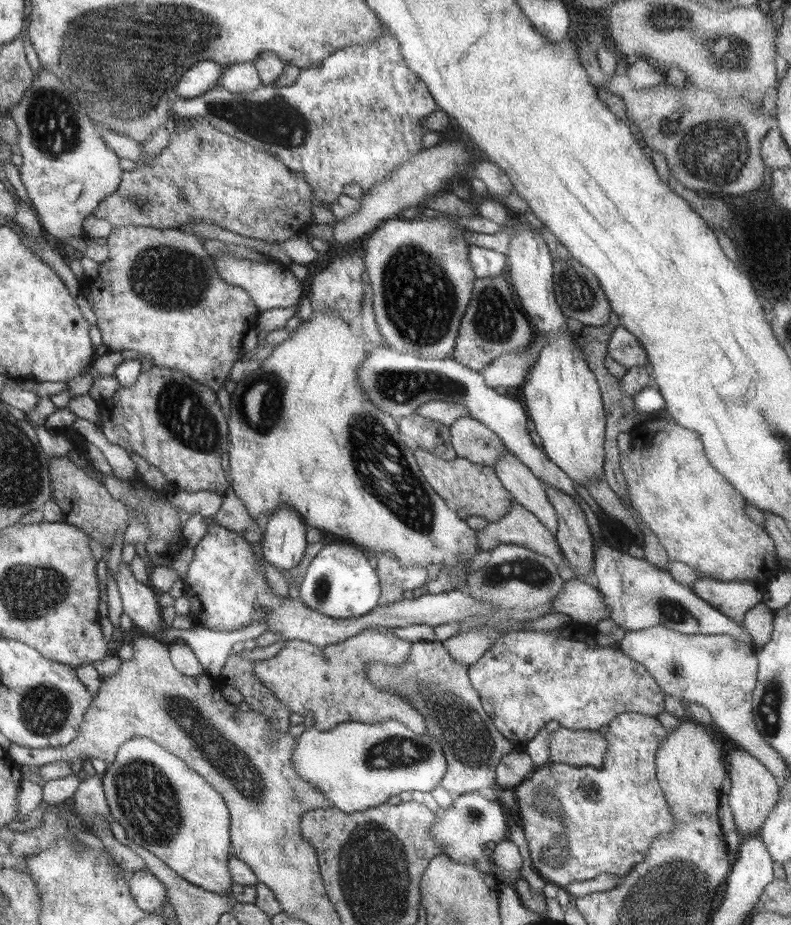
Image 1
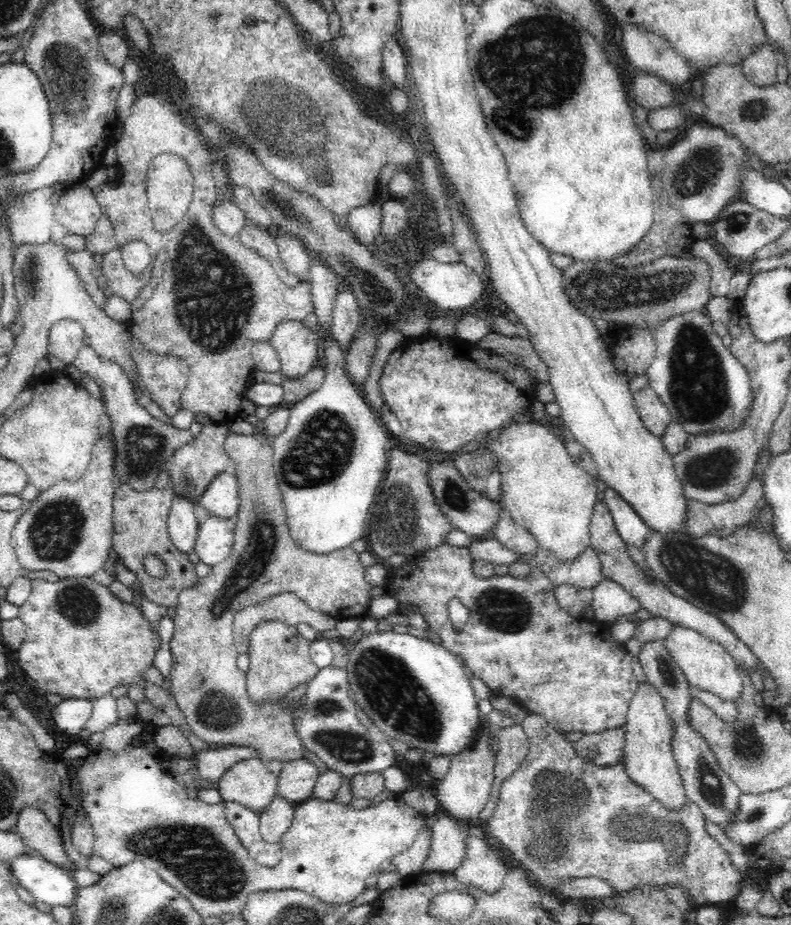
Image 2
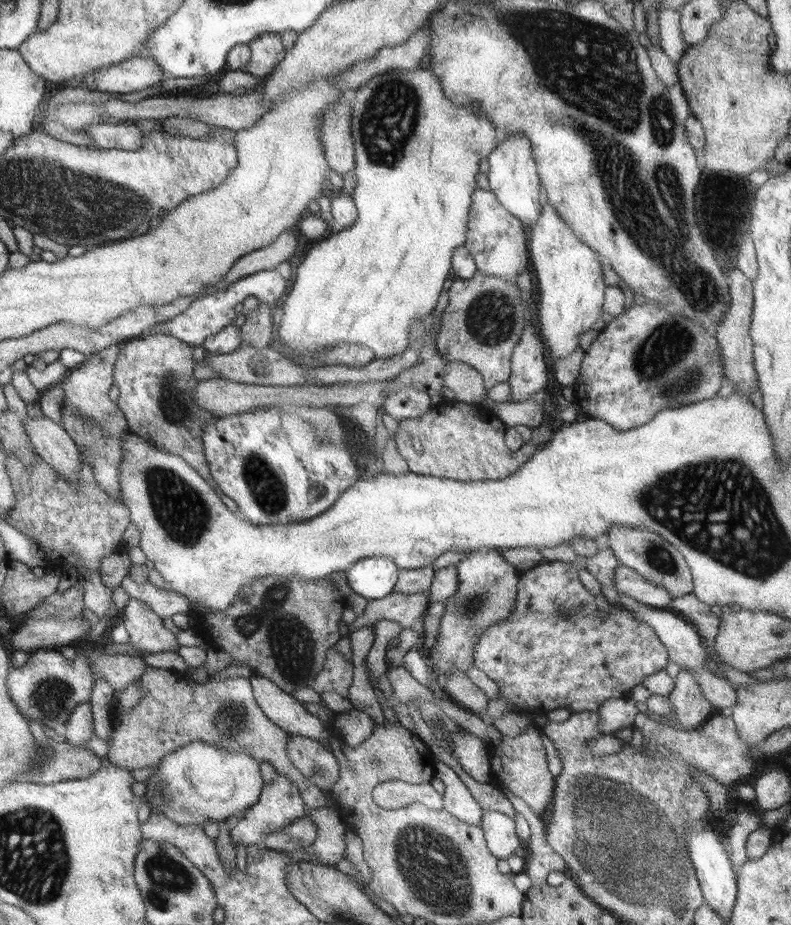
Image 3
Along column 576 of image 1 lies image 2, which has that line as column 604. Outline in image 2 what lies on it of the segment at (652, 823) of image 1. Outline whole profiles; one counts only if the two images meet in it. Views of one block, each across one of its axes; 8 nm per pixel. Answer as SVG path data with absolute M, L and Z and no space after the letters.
M528 714L522 720L522 728L530 740L530 754L502 784L494 816L482 826L506 866L524 868L538 888L560 900L566 900L560 882L576 878L600 878L622 894L638 886L680 886L688 890L692 902L700 906L736 900L746 882L744 874L732 866L726 850L706 832L706 818L694 802L686 800L678 812L664 808L640 784L632 782L622 762L598 766L580 758L574 750L574 742L564 740L560 730L550 728L542 714Z

